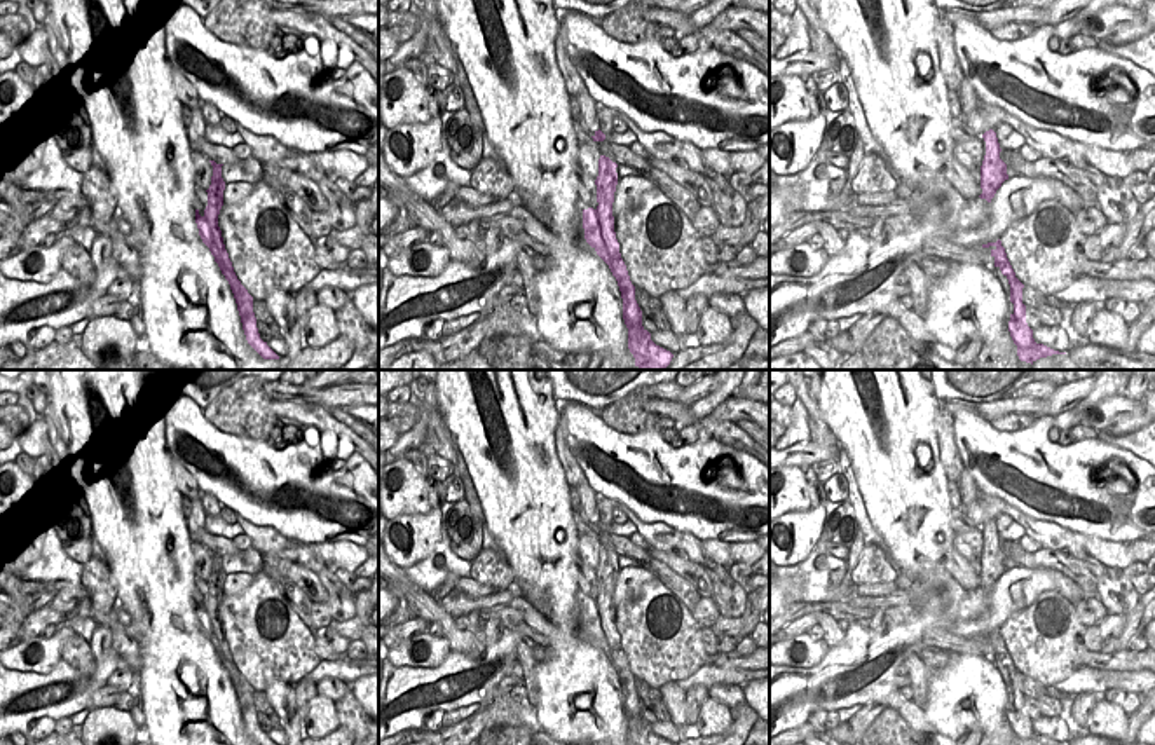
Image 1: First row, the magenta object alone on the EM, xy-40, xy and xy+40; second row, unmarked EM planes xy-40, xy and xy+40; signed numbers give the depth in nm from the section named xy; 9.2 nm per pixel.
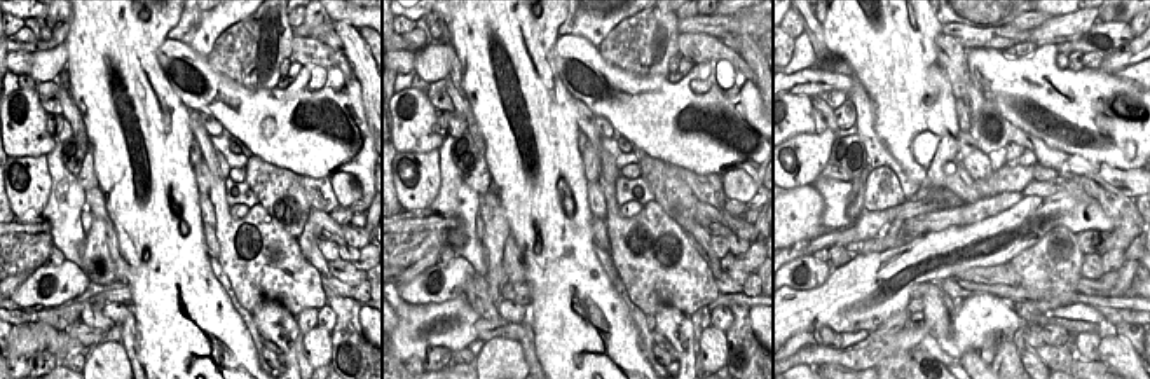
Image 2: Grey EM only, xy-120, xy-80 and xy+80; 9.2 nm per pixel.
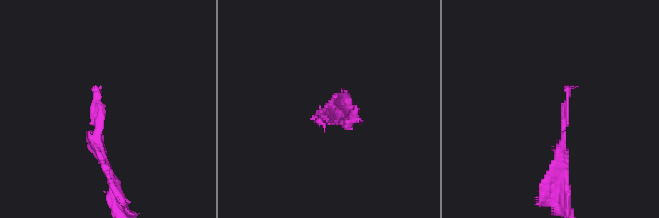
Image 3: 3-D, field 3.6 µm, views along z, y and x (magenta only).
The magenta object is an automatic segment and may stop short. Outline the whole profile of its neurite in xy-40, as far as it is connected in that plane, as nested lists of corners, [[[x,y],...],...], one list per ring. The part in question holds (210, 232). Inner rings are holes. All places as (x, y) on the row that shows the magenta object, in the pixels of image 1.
[[[209,161],[209,162],[213,166],[213,176],[211,176],[211,185],[206,190],[208,206],[202,216],[199,215],[199,209],[195,209],[195,223],[199,229],[199,236],[202,243],[209,248],[211,255],[215,256],[215,262],[218,263],[222,274],[230,284],[248,344],[263,359],[279,359],[279,356],[267,345],[267,342],[260,338],[260,333],[256,328],[256,318],[253,312],[253,297],[237,279],[232,262],[229,258],[229,253],[225,249],[222,230],[218,227],[218,215],[223,206],[223,190],[225,190],[225,181],[222,178],[223,164],[216,164],[215,161]]]

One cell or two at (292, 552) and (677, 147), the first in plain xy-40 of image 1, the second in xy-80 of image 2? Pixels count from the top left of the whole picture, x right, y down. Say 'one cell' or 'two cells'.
two cells

